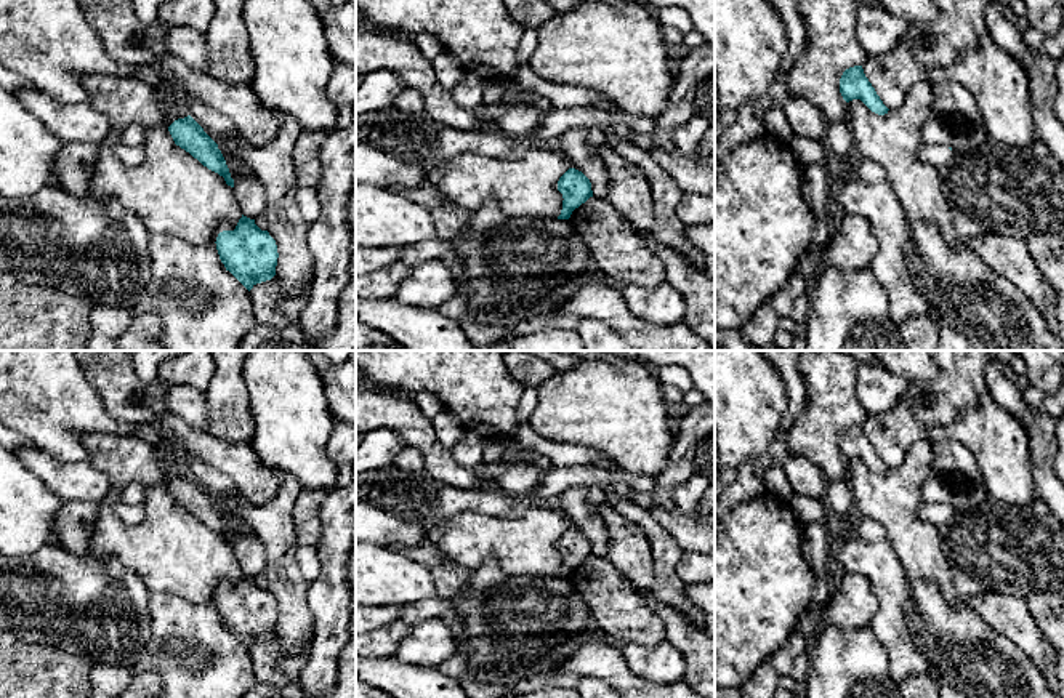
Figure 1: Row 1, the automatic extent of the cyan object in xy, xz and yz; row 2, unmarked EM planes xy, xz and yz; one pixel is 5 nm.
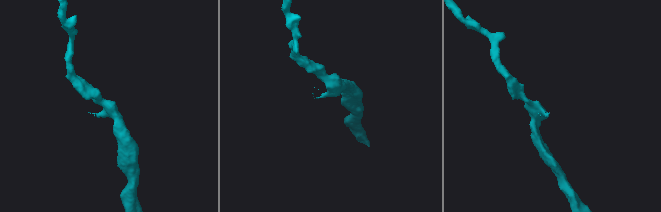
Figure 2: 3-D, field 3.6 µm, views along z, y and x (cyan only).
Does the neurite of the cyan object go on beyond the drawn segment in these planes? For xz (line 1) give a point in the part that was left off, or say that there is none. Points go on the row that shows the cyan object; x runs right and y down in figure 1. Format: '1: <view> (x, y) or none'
1: none

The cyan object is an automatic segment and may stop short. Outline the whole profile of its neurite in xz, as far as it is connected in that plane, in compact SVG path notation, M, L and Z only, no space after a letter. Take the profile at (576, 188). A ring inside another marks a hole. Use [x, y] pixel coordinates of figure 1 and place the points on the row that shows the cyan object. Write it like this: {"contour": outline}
{"contour": "M569 168L558 181L562 194L562 210L558 219L569 219L572 211L593 197L590 179L578 170Z"}

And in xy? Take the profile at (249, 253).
{"contour": "M242 215L236 229L220 232L215 243L226 271L248 291L276 275L276 240L268 231L261 231L255 219Z"}

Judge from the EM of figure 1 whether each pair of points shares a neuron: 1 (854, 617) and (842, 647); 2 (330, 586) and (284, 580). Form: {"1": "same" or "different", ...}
{"1": "different", "2": "different"}

